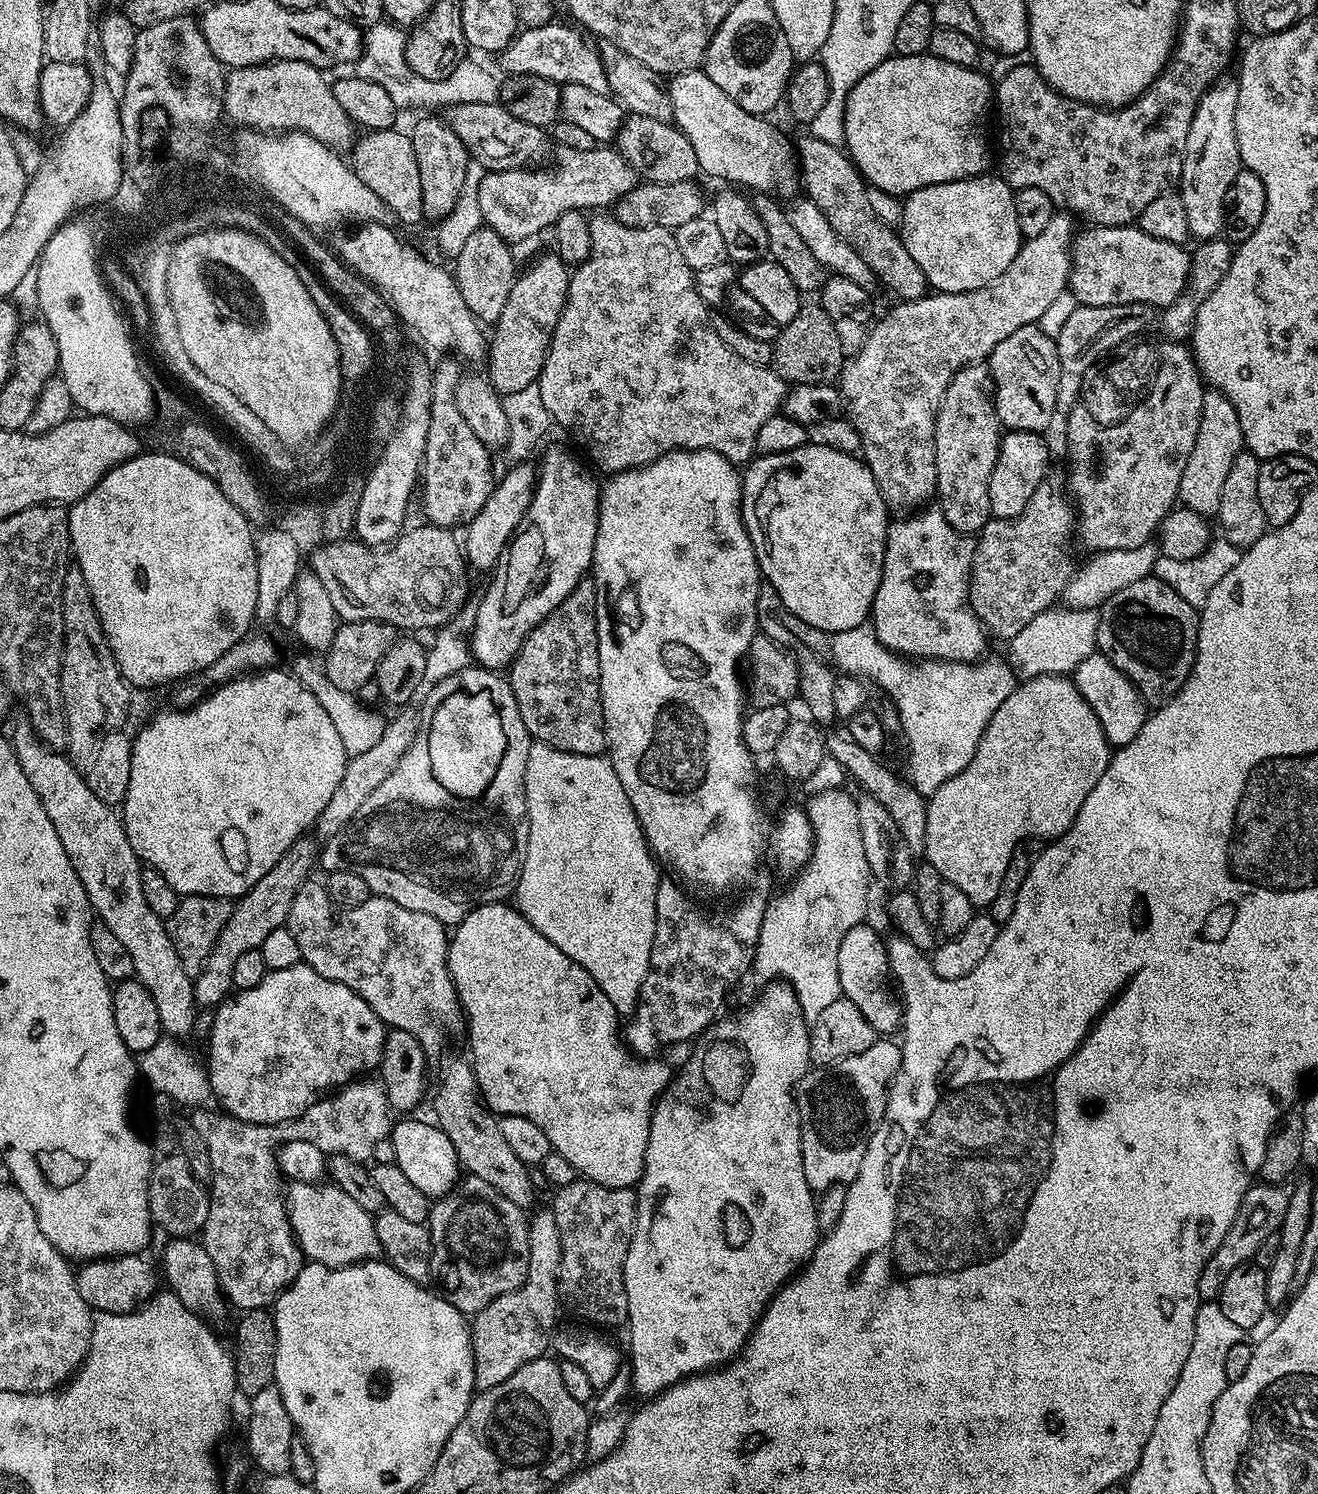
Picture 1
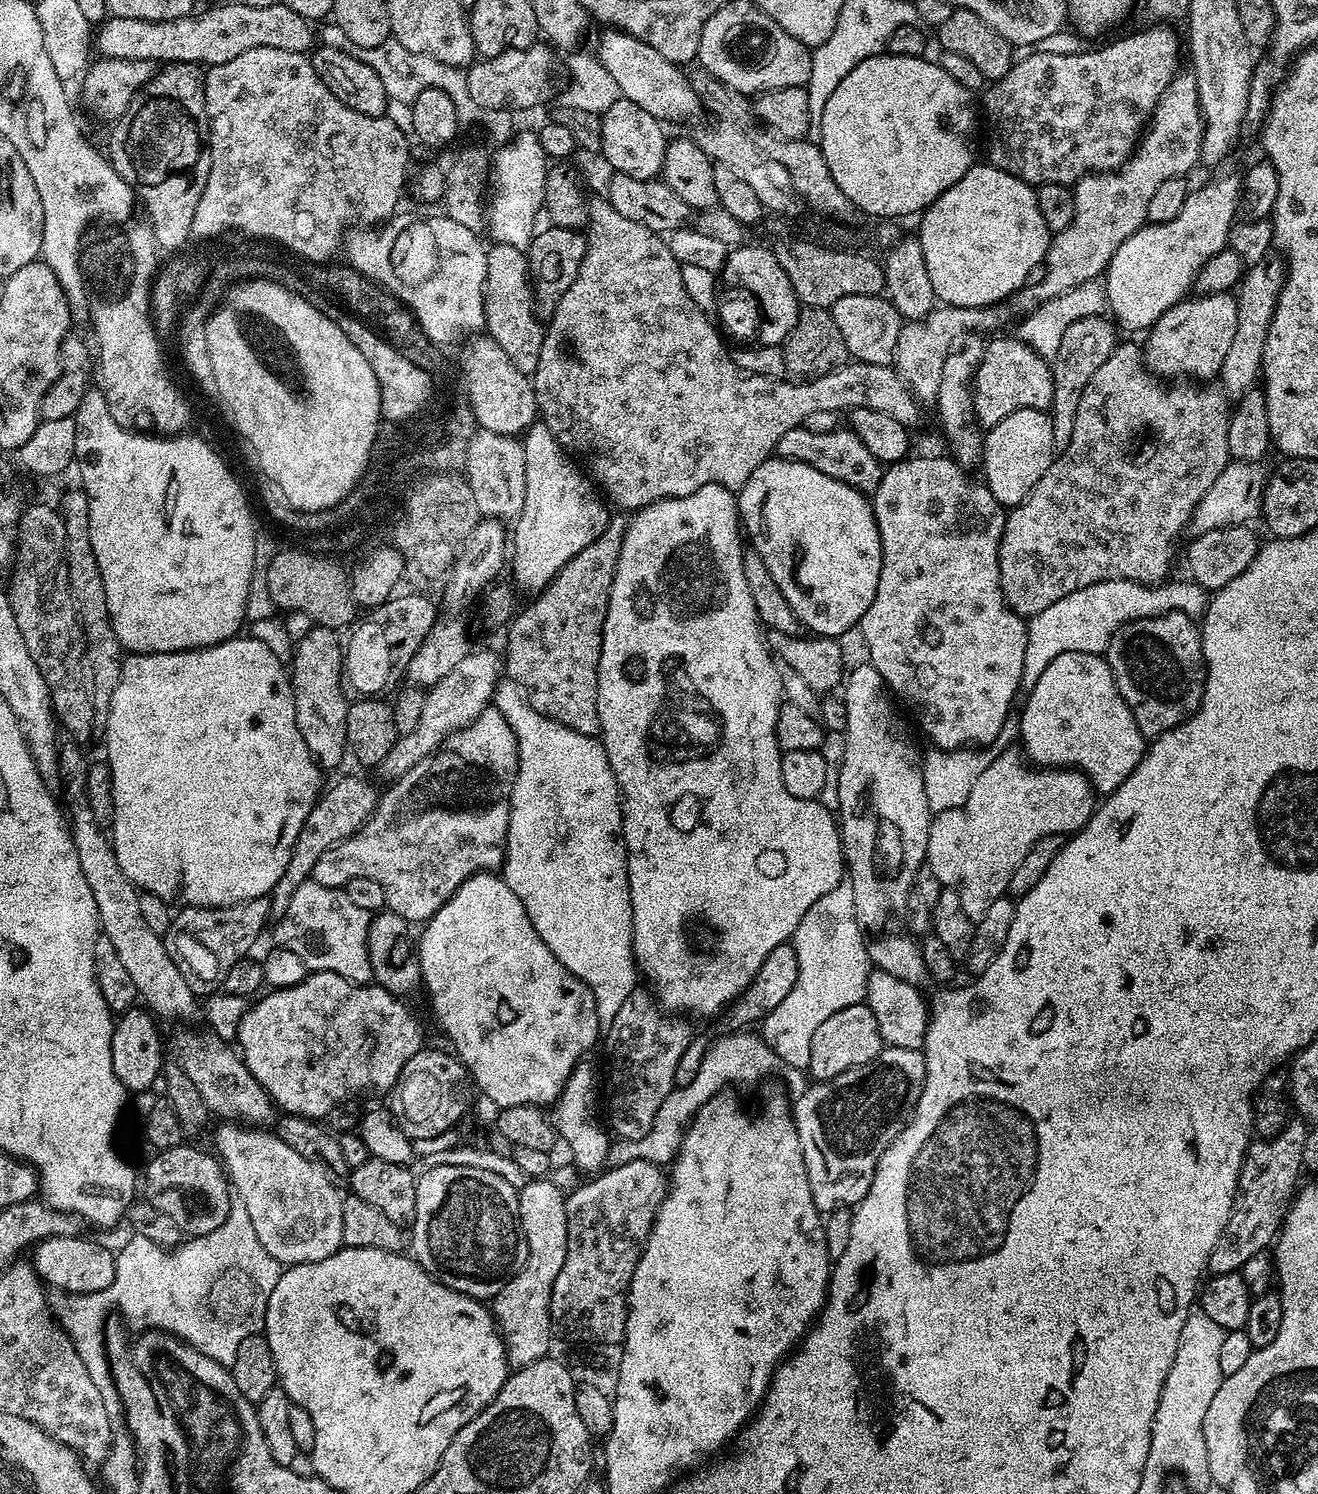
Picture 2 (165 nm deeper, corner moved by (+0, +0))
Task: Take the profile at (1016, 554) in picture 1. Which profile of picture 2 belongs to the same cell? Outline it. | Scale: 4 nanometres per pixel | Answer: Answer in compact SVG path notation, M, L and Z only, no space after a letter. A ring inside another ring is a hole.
M1117 343L1110 358L1106 358L1106 362L1102 362L1102 366L1094 370L1094 378L1090 378L1090 382L1086 382L1086 390L1082 390L1082 398L1078 402L1078 414L1074 414L1074 430L1070 446L1066 446L1066 450L1059 452L1053 459L1046 474L1038 478L1034 490L1030 490L1026 499L1005 515L1002 542L998 546L998 570L1002 594L1008 605L1018 615L1031 618L1042 614L1046 606L1054 606L1058 598L1066 598L1066 594L1074 594L1074 590L1082 590L1098 582L1133 580L1139 584L1158 584L1167 581L1180 535L1185 535L1198 502L1202 502L1206 490L1214 486L1218 474L1222 474L1222 470L1226 470L1230 462L1227 442L1229 415L1230 401L1219 387L1208 382L1169 382L1149 372L1139 343Z

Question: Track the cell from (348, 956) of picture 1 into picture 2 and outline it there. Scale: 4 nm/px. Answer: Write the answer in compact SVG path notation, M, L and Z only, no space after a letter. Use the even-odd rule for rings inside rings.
M311 878L304 881L290 906L280 913L280 921L271 929L271 943L278 948L298 954L302 962L312 972L329 972L346 978L351 984L366 984L372 980L370 954L368 953L368 927L373 913L354 906L346 898L343 888L331 888L314 882Z

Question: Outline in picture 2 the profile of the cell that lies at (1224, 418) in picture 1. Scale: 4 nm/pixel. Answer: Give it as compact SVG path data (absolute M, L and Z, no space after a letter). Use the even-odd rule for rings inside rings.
M1269 254L1257 264L1251 265L1240 277L1240 283L1234 292L1238 306L1238 327L1218 377L1219 387L1232 402L1241 400L1249 388L1257 383L1262 372L1266 334L1270 330L1270 322L1274 318L1274 310L1278 306L1278 298L1286 279L1285 261L1275 255Z

